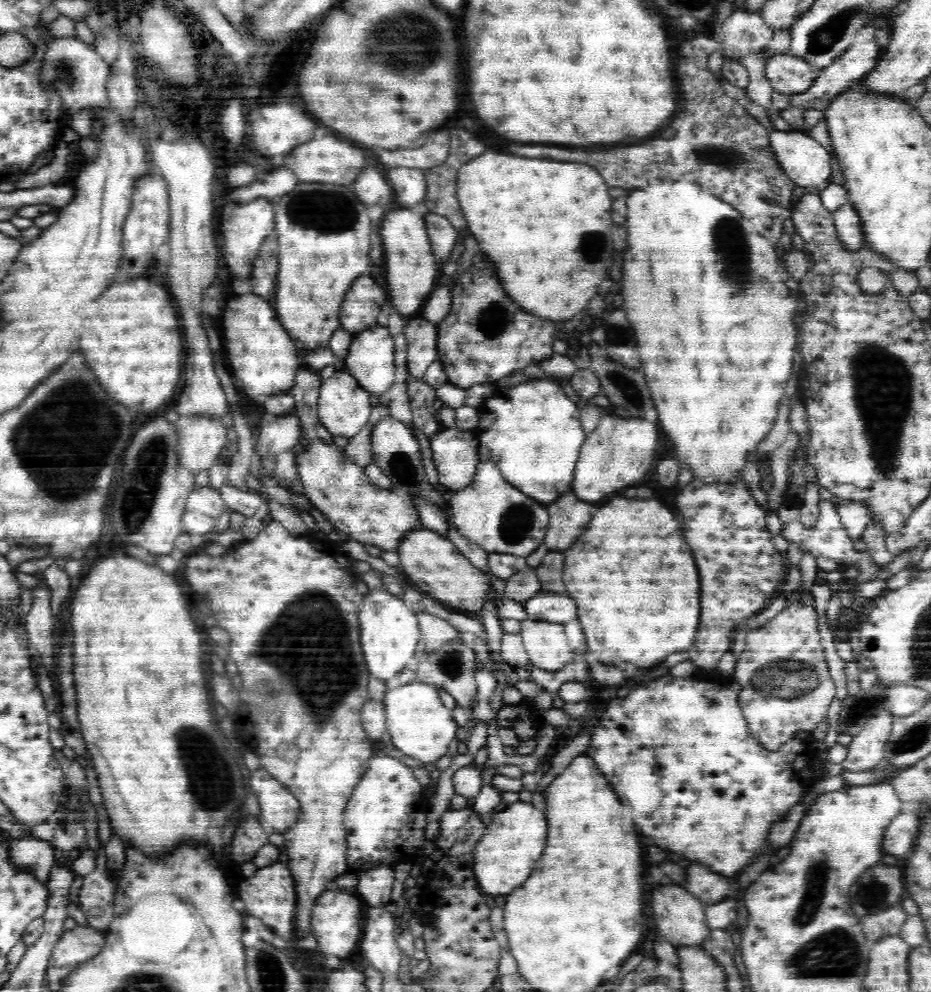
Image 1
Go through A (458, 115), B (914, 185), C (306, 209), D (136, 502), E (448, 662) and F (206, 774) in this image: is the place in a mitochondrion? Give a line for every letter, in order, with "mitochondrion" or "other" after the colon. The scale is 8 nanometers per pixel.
A: other
B: other
C: mitochondrion
D: mitochondrion
E: mitochondrion
F: mitochondrion

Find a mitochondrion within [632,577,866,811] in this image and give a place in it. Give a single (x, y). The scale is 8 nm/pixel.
(787, 680)

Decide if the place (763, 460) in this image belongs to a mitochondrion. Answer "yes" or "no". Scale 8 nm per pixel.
no

